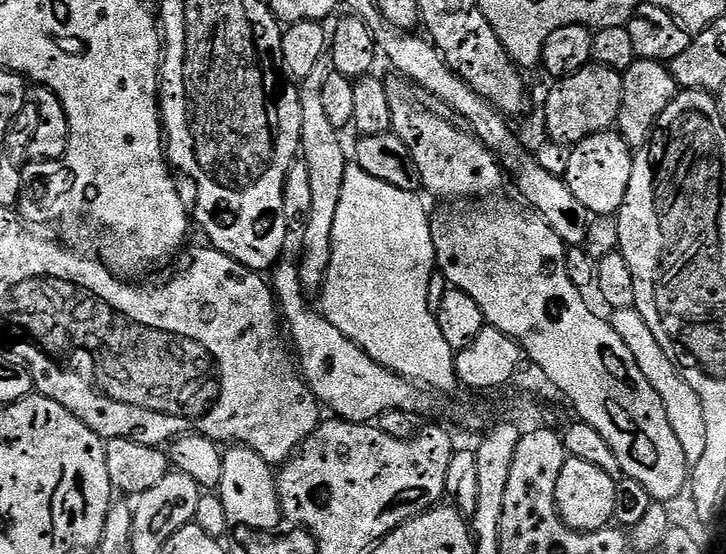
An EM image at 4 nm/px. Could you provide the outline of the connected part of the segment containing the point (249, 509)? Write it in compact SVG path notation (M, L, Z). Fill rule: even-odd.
M232 446L224 452L218 495L222 507L226 509L229 525L247 526L253 530L276 530L282 524L273 465L266 463L254 450Z

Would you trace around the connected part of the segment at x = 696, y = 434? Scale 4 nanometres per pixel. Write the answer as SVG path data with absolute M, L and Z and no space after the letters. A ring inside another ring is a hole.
M617 308L611 313L610 323L612 329L626 342L626 347L630 354L634 354L634 362L646 374L650 386L662 398L662 406L666 406L666 418L670 418L670 430L674 430L674 435L678 437L678 442L682 446L682 454L686 454L689 465L696 464L698 458L702 458L702 450L706 450L706 422L702 419L702 402L694 390L680 376L675 364L666 358L662 346L658 346L658 338L654 338L650 326L642 318L642 314L635 308Z

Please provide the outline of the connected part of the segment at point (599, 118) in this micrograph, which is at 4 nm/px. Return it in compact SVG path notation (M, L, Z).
M595 62L587 68L578 70L573 76L557 79L548 92L548 101L544 104L544 128L548 131L547 139L561 146L575 146L599 132L609 131L615 125L622 106L622 75L606 66Z

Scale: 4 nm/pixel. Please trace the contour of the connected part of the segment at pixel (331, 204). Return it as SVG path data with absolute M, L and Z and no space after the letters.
M327 59L319 60L314 70L299 81L300 101L302 102L302 134L300 135L299 155L306 162L306 170L310 173L311 205L308 225L302 230L304 236L304 257L298 260L300 281L305 293L316 294L323 289L324 279L330 266L332 253L332 231L334 230L334 214L338 214L338 201L342 199L342 178L346 178L346 170L350 156L344 153L344 144L340 141L341 133L330 122L322 103L322 86L326 86L326 78L330 71Z

